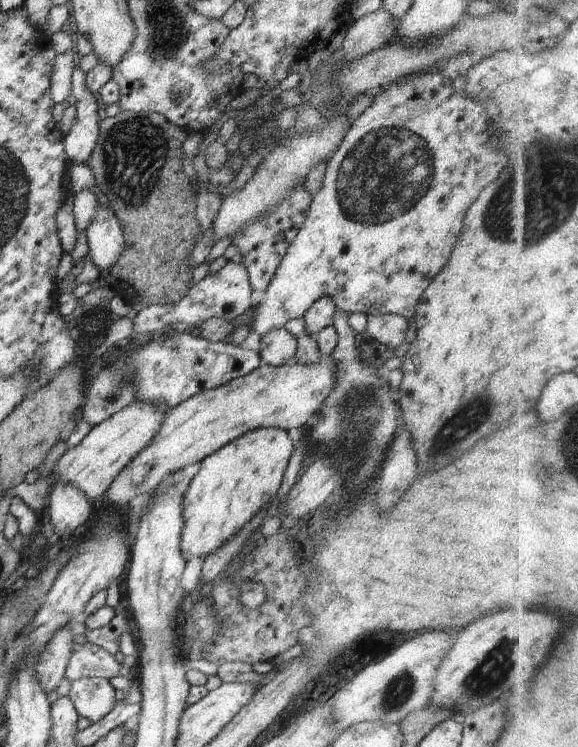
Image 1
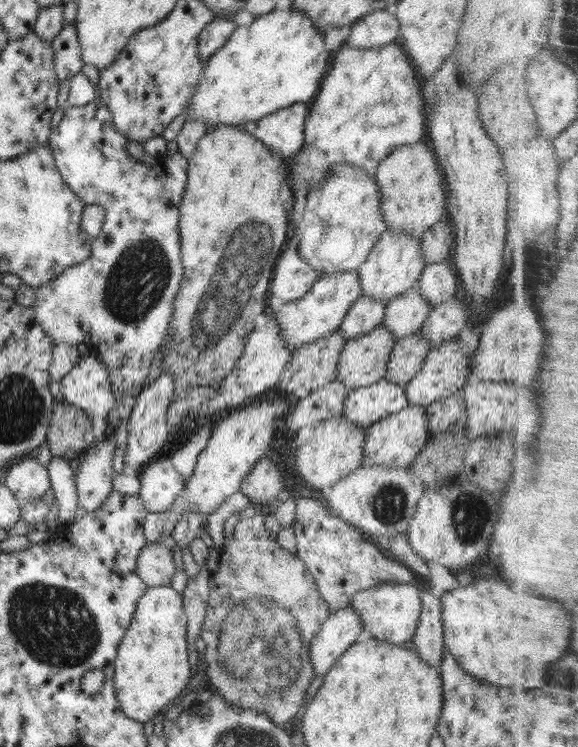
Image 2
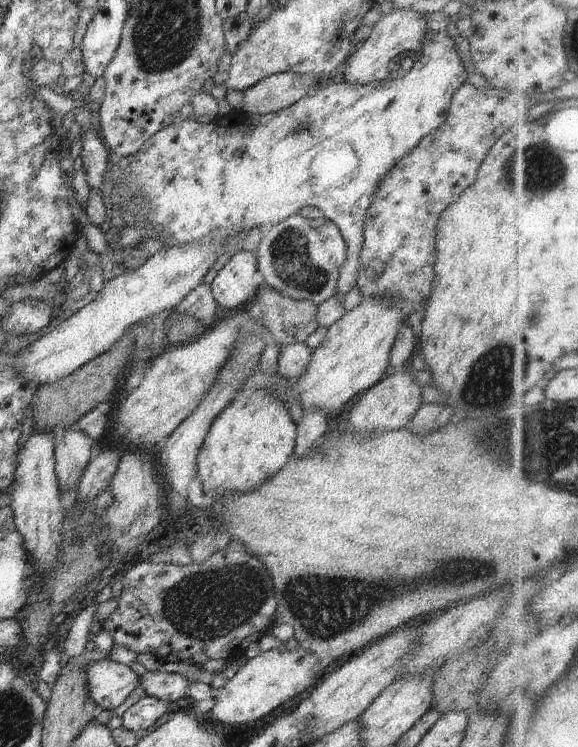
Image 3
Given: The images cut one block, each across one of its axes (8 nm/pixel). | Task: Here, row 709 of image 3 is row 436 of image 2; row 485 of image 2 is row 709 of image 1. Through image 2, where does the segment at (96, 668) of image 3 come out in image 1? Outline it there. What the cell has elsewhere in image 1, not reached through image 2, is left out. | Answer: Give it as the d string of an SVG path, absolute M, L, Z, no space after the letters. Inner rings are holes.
M82 677L71 682L69 697L77 713L91 724L98 724L117 706L115 688L104 678Z

